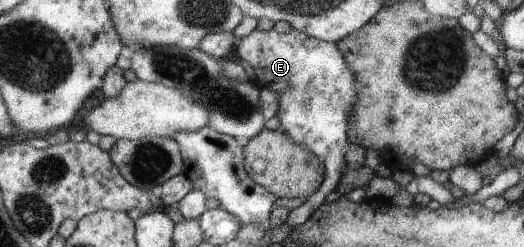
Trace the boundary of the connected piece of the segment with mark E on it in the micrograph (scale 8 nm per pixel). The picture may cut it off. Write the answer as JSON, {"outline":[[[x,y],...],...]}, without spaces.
{"outline":[[[255,30],[249,37],[243,38],[243,42],[238,42],[237,53],[241,60],[247,61],[254,69],[256,75],[256,86],[263,90],[269,88],[275,94],[279,94],[279,112],[277,117],[280,120],[280,132],[287,132],[289,138],[293,138],[293,142],[301,144],[303,148],[311,150],[317,154],[325,162],[326,178],[320,190],[315,192],[314,197],[311,197],[300,206],[290,212],[288,216],[289,224],[295,226],[302,225],[307,222],[320,206],[325,204],[325,196],[329,196],[331,192],[337,190],[341,176],[345,172],[347,156],[347,146],[352,142],[352,125],[354,109],[359,102],[359,80],[355,76],[355,72],[349,68],[344,53],[341,52],[340,46],[335,42],[327,42],[319,40],[315,37],[307,36],[305,33],[298,31],[289,31],[285,34],[279,34],[277,30]]]}

